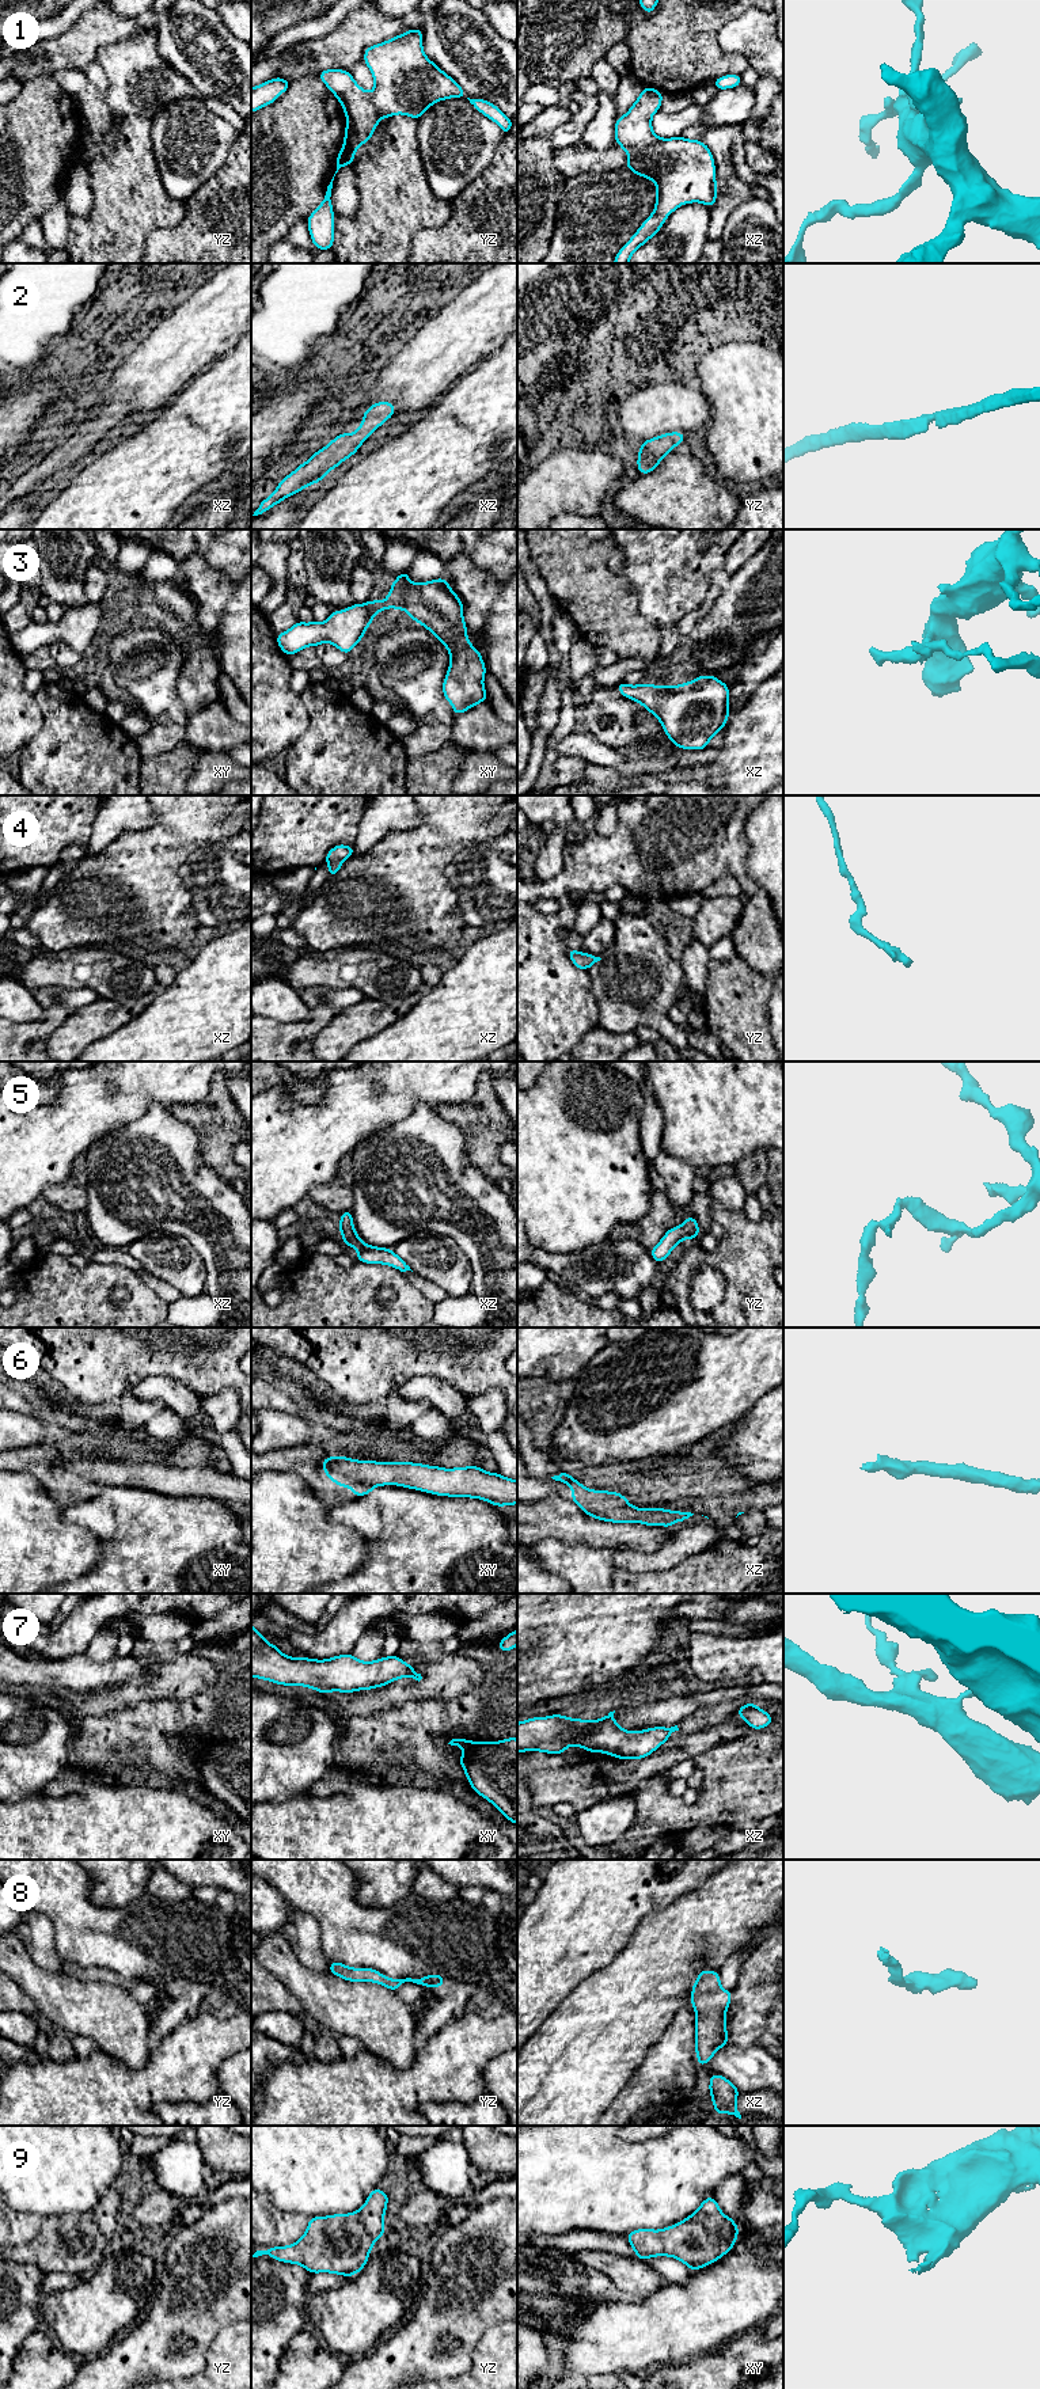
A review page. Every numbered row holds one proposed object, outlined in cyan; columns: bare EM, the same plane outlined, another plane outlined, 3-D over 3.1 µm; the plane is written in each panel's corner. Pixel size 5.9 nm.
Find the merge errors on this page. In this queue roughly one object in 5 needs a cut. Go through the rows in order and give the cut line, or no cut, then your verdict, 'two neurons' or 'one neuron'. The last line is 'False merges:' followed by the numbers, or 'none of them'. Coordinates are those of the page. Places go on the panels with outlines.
1: cut none; one neuron
2: cut none; one neuron
3: cut none; one neuron
4: cut none; one neuron
5: cut none; one neuron
6: cut none; one neuron
7: cut none; one neuron
8: cut none; one neuron
9: cut none; one neuron
False merges: none of them

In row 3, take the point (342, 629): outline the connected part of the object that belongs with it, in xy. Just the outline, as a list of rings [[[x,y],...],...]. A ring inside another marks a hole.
[[[407,570],[391,582],[391,592],[384,601],[369,600],[343,611],[333,611],[323,623],[297,620],[289,630],[277,634],[276,641],[286,656],[326,642],[348,656],[353,646],[363,641],[375,615],[387,608],[403,609],[448,649],[451,662],[444,677],[443,694],[452,704],[453,714],[459,715],[489,700],[483,687],[486,666],[481,652],[467,638],[463,605],[447,578],[411,584]]]

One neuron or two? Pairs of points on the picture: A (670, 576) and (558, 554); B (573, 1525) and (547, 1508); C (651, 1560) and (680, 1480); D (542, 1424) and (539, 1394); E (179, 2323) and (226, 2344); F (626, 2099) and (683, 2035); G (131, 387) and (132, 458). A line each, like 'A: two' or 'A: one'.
A: two
B: one
C: two
D: one
E: two
F: one
G: two

